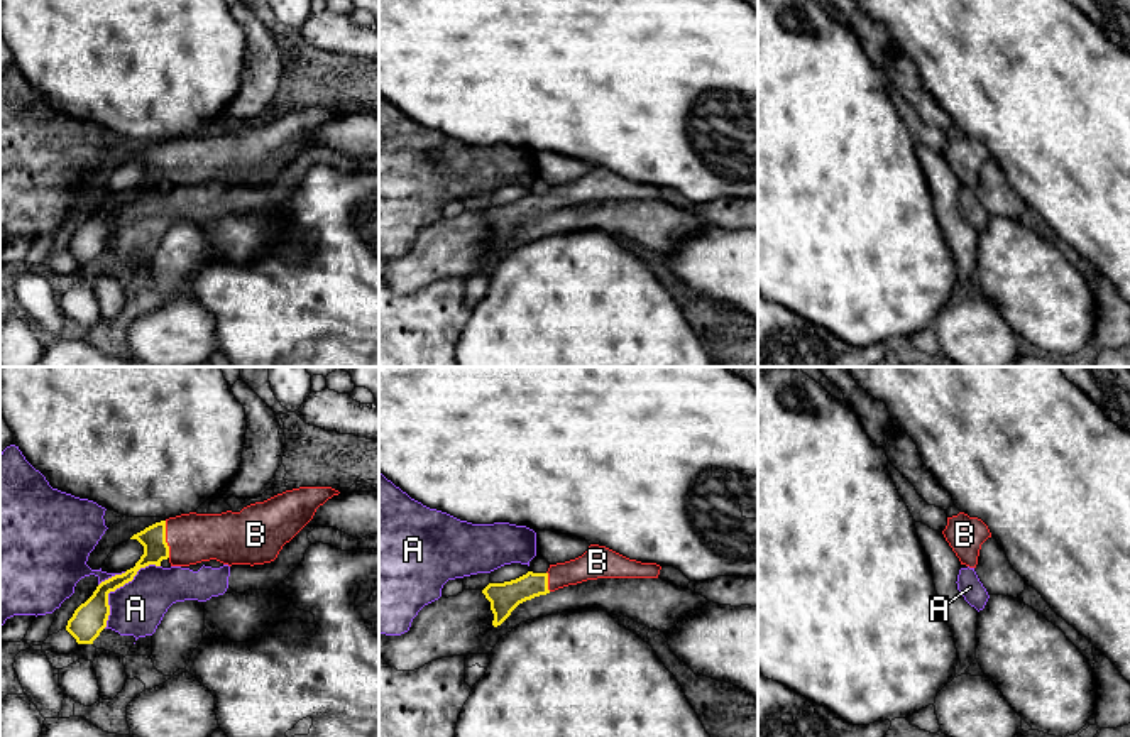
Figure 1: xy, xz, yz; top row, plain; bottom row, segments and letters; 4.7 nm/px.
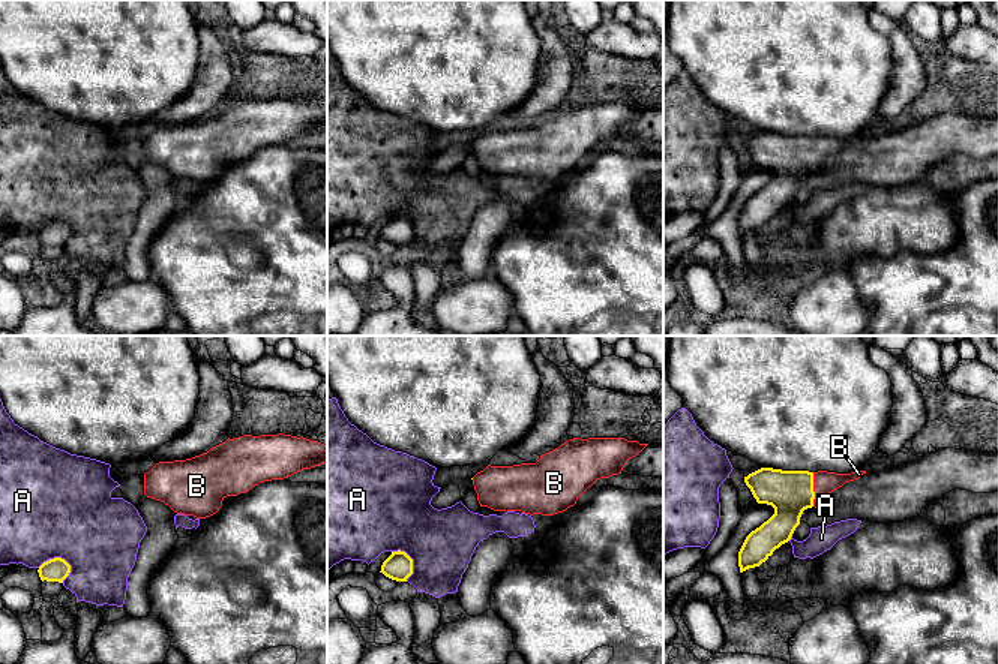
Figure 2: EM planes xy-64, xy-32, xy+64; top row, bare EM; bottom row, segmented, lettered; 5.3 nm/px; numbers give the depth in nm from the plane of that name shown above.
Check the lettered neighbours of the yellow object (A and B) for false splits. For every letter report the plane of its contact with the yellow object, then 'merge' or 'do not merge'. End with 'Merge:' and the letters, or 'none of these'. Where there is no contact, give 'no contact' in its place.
A: meets yellow in xy; do not merge
B: meets yellow in xy; merge
Merge: B

